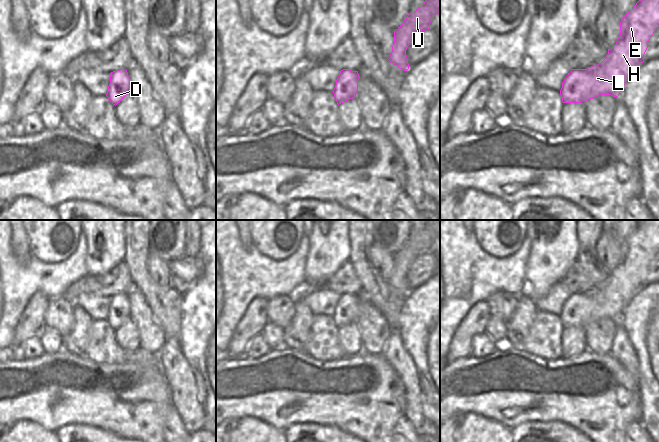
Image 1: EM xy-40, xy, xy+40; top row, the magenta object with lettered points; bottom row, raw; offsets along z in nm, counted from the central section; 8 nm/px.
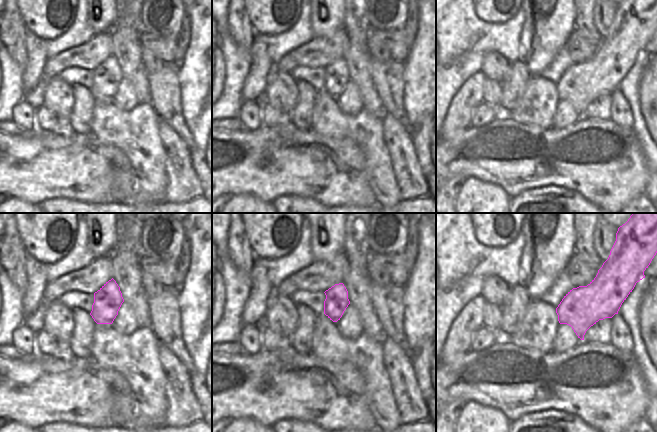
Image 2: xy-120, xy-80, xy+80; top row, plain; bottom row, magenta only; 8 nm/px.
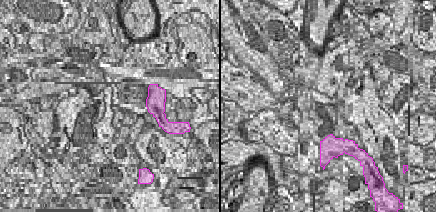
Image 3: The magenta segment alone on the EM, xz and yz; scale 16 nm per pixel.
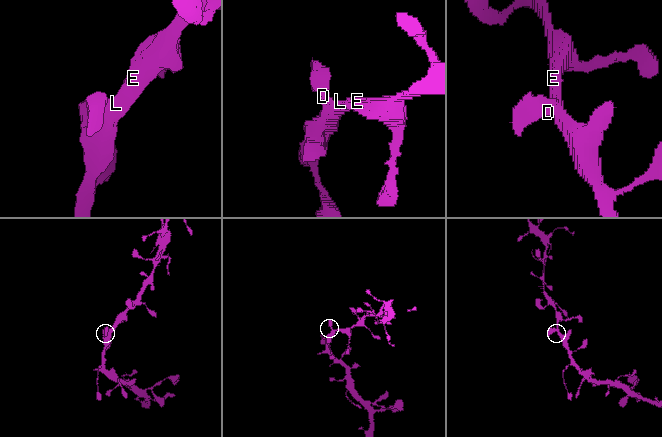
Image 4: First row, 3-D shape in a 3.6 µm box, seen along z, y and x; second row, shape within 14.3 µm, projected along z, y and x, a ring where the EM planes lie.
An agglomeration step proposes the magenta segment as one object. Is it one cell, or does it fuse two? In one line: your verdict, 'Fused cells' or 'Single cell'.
Single cell

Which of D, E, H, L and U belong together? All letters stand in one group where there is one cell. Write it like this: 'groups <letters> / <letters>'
groups D E H L U

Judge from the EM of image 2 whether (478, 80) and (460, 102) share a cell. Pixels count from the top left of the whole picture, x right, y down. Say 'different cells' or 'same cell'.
same cell

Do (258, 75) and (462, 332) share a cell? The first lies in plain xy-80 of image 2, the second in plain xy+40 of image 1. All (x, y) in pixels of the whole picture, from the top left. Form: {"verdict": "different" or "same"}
{"verdict": "same"}

